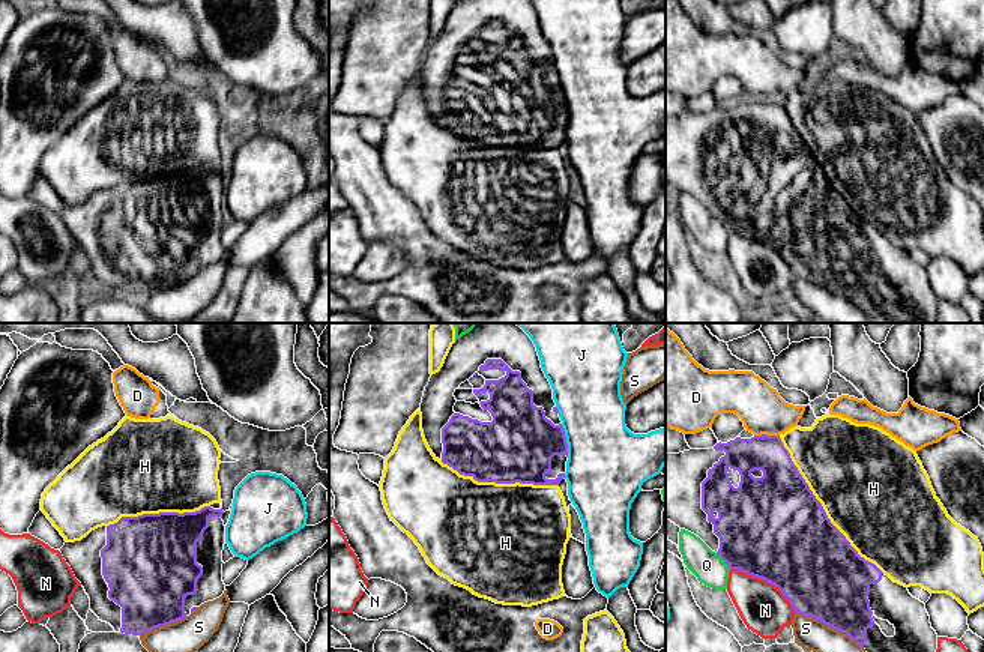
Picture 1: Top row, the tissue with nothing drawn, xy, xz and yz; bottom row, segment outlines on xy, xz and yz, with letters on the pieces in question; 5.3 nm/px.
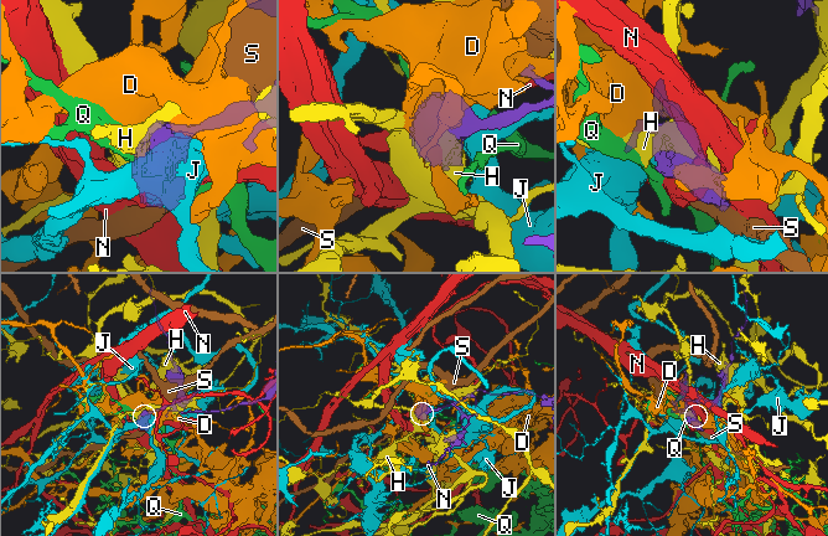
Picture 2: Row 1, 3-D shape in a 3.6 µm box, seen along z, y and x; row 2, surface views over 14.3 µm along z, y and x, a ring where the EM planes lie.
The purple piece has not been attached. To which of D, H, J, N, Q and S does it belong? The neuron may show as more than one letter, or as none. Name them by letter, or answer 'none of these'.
none of these

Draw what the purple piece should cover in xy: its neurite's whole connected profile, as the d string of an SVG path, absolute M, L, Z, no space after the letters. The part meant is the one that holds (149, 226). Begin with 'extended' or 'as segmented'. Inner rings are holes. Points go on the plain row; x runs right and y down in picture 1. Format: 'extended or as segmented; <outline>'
extended; M221 167L195 176L159 176L122 180L117 186L92 194L86 201L65 206L60 216L75 242L90 261L90 273L116 296L143 299L155 291L177 285L194 276L201 267L219 261L222 245L222 213L225 189Z

